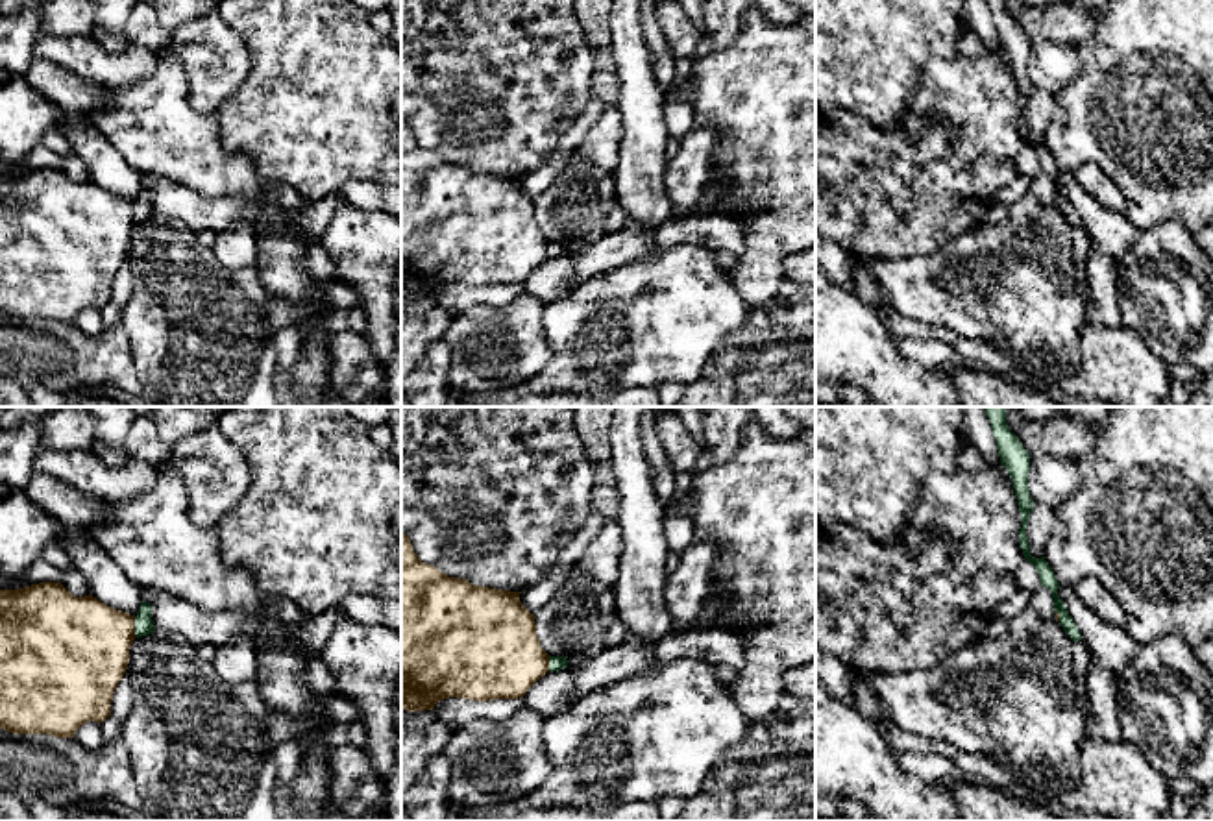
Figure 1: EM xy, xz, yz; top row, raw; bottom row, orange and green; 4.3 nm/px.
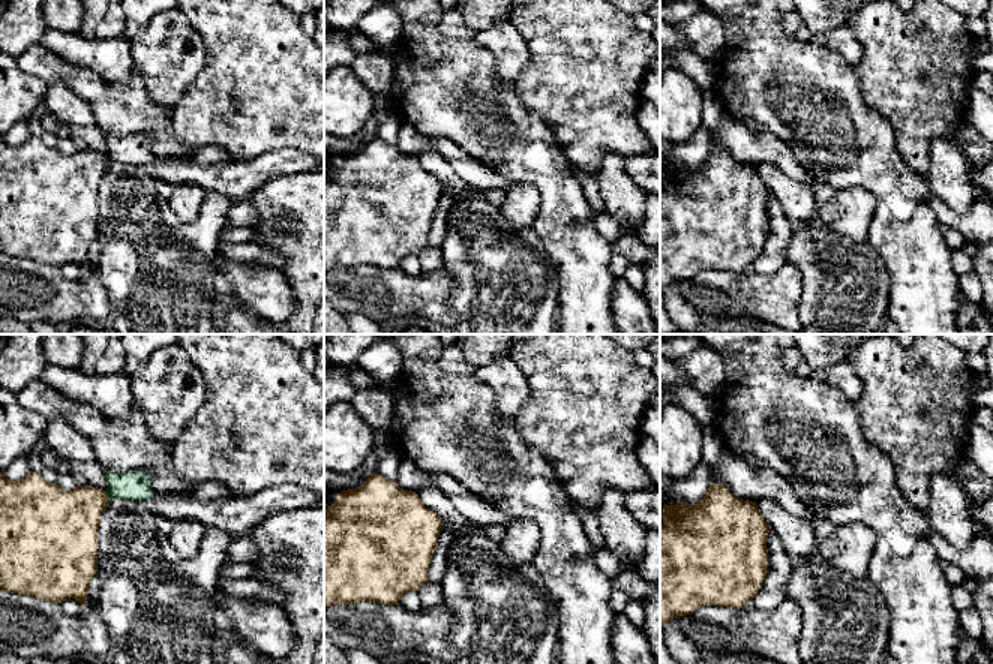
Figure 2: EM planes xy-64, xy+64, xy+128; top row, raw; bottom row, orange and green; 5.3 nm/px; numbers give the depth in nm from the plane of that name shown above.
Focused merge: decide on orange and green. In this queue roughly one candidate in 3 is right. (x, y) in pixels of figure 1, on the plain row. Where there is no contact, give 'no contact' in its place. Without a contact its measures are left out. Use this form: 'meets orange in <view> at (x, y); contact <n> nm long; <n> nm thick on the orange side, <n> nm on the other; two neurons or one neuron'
meets orange in xy at (134, 211); contact 90 nm long; 420 nm thick on the orange side, 80 nm on the other; two neurons

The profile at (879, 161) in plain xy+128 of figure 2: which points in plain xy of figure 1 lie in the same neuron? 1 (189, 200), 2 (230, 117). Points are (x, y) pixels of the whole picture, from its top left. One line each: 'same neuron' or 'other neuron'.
1: other neuron
2: other neuron

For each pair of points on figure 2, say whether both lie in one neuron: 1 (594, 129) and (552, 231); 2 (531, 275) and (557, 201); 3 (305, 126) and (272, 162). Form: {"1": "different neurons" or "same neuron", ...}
{"1": "different neurons", "2": "different neurons", "3": "different neurons"}

